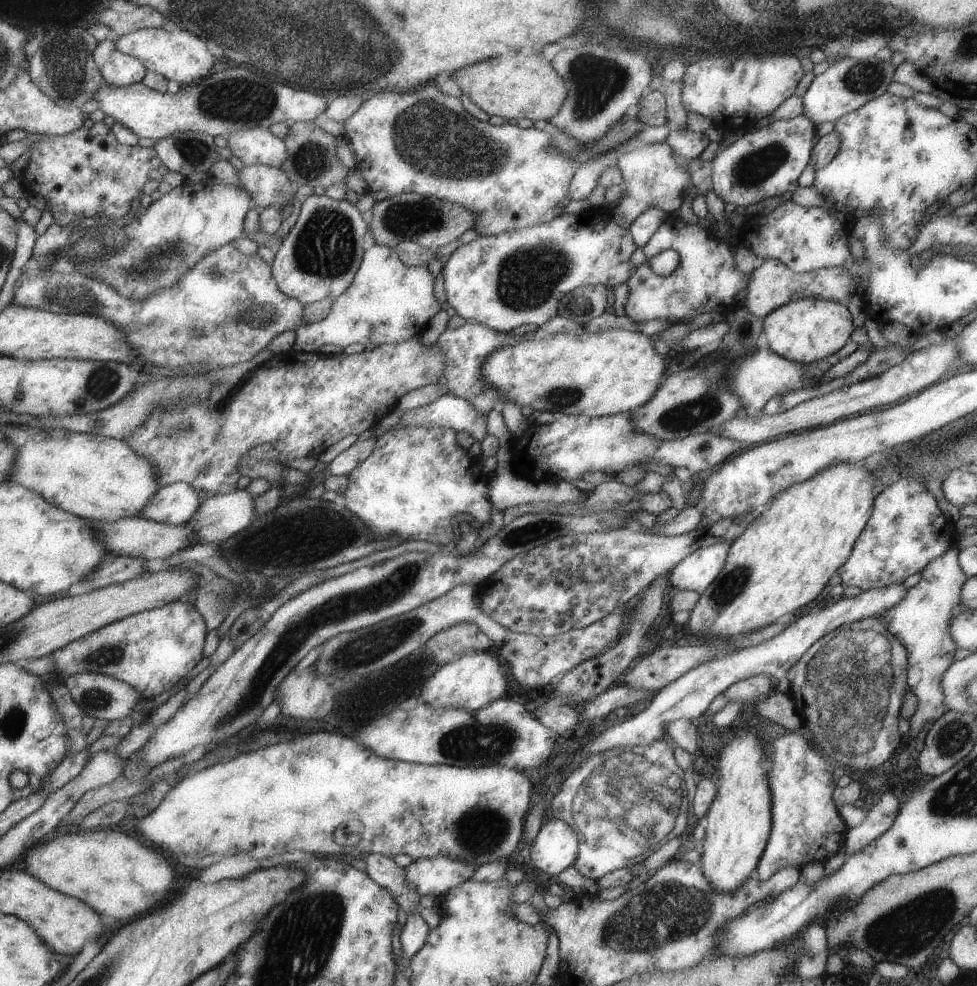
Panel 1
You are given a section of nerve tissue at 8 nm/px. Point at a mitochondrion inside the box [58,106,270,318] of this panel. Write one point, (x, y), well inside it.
(161, 262)

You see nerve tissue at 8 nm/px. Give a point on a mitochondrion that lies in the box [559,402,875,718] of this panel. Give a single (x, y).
(730, 586)

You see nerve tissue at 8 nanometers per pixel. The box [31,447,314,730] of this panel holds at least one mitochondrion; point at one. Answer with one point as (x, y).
(112, 654)

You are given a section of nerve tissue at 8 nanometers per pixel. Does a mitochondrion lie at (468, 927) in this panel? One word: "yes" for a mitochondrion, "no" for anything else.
no

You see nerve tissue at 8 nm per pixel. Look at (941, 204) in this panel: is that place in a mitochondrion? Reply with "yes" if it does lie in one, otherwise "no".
no

